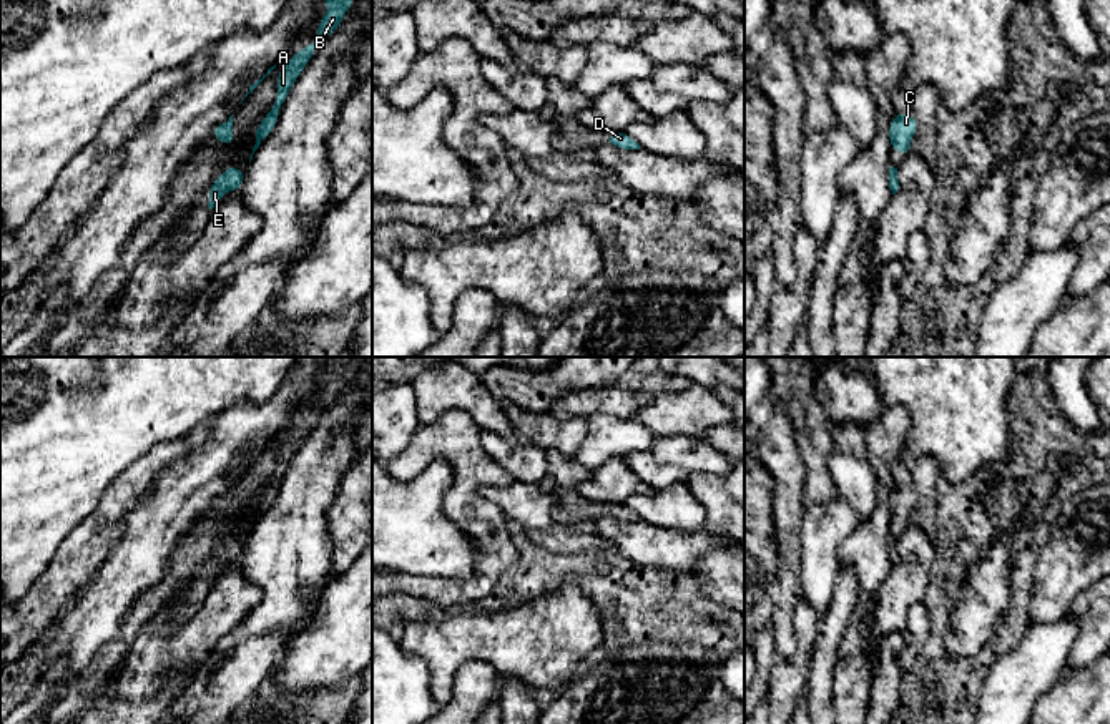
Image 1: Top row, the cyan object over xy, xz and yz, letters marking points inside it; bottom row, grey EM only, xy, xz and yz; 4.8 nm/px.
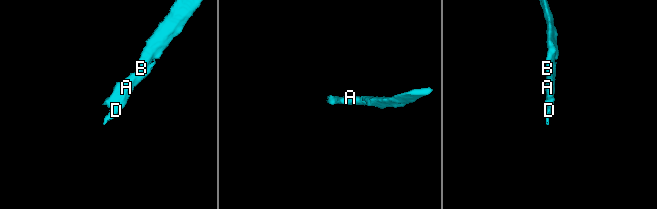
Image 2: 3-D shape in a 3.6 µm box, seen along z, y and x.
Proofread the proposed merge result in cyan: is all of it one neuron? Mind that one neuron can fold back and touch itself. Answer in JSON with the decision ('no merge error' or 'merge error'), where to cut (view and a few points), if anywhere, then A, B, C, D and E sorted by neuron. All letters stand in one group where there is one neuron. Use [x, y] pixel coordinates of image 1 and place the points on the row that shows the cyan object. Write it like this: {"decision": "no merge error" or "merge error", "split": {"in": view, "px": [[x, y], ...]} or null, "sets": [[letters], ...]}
{"decision": "no merge error", "split": null, "sets": [["A", "B", "C", "D", "E"]]}

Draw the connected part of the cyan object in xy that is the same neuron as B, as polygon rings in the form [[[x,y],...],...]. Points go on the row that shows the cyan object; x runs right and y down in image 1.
[[[324,0],[324,3],[329,7],[329,12],[321,18],[317,25],[317,40],[306,45],[301,51],[294,53],[292,58],[279,70],[276,101],[256,130],[256,144],[253,148],[253,154],[274,130],[279,110],[287,98],[292,83],[297,80],[297,76],[314,55],[317,45],[342,23],[342,17],[346,15],[352,2],[354,0]]]

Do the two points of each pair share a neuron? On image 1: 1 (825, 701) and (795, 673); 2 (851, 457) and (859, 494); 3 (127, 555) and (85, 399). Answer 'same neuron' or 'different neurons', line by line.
1: different neurons
2: same neuron
3: different neurons

